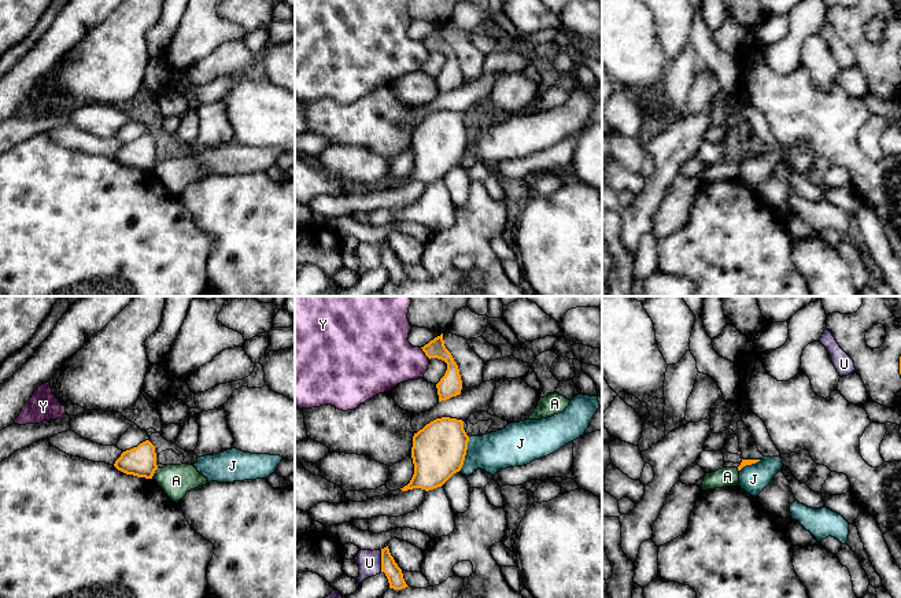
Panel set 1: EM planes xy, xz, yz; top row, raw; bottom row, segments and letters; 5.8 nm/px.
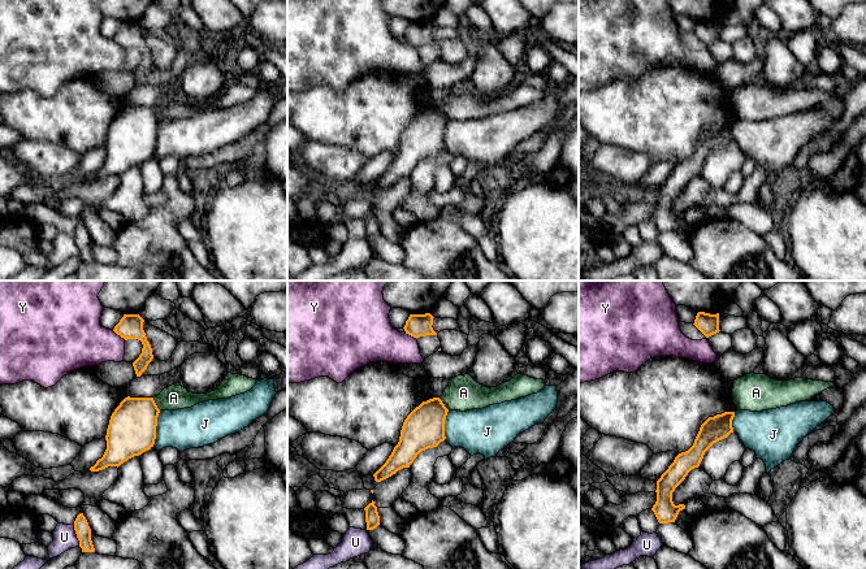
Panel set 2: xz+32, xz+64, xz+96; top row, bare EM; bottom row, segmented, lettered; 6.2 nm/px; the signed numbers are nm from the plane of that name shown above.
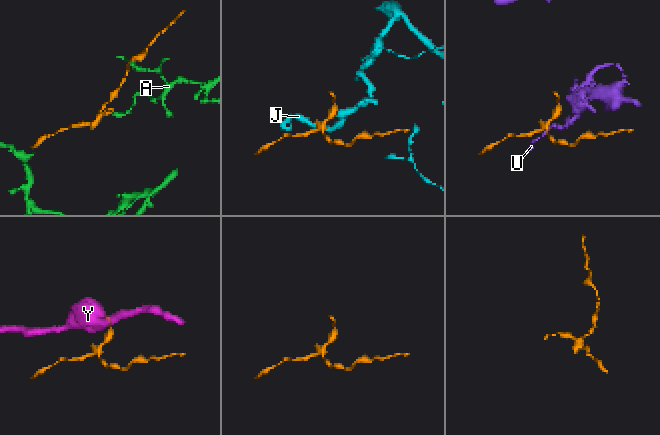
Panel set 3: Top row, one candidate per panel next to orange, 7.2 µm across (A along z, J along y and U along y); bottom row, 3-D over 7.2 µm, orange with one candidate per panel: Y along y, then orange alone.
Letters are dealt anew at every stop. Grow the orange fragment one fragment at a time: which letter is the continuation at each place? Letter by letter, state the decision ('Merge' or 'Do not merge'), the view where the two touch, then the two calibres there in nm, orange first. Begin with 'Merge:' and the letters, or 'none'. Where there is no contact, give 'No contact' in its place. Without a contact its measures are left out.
Merge: none
A: Do not merge. Touches orange in xy. Thickness 180 nm (orange) against 190 nm
J: Do not merge. Touches orange in xz. Thickness 320 nm (orange) against 220 nm
U: Do not merge. Touches orange in xz. Thickness 100 nm (orange) against 140 nm
Y: Do not merge. Touches orange in xz. Thickness 140 nm (orange) against 360 nm

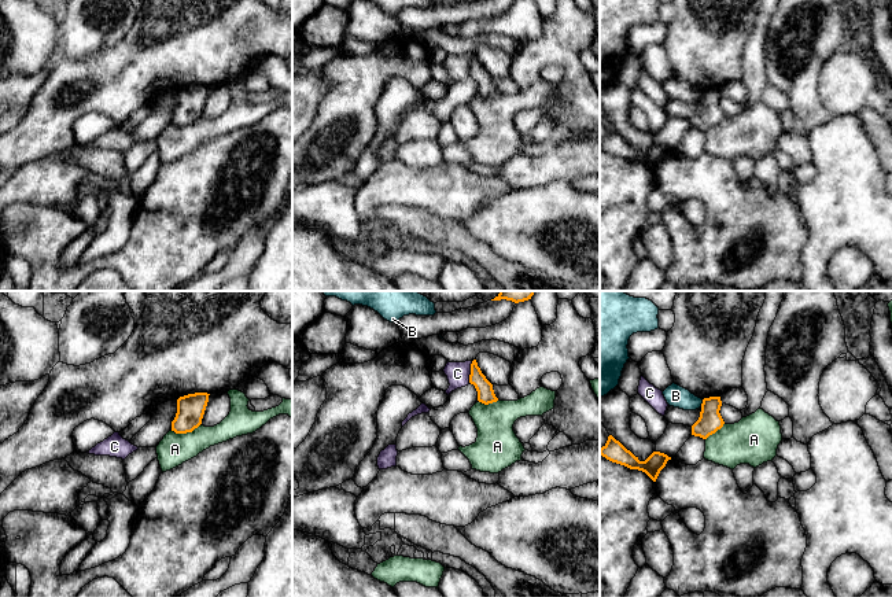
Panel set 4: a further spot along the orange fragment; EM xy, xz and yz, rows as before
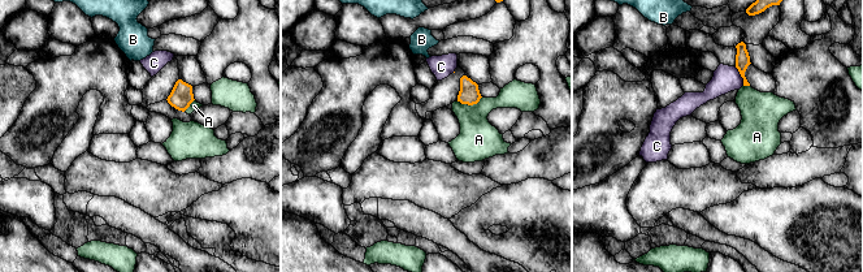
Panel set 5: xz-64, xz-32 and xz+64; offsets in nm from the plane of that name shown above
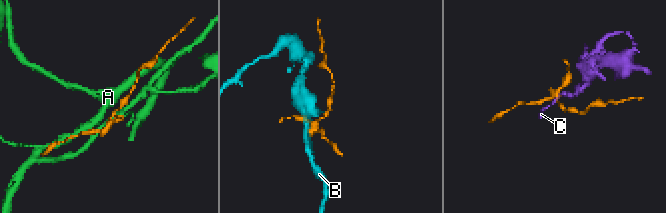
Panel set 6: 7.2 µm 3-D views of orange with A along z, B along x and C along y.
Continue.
Merge: B
A: Do not merge. Touches orange in xy. Thickness 160 nm (orange) against 190 nm
B: Merge. Touches orange in yz. Thickness 140 nm (orange) against 130 nm
C: Do not merge. Touches orange in xz. Thickness 100 nm (orange) against 130 nm

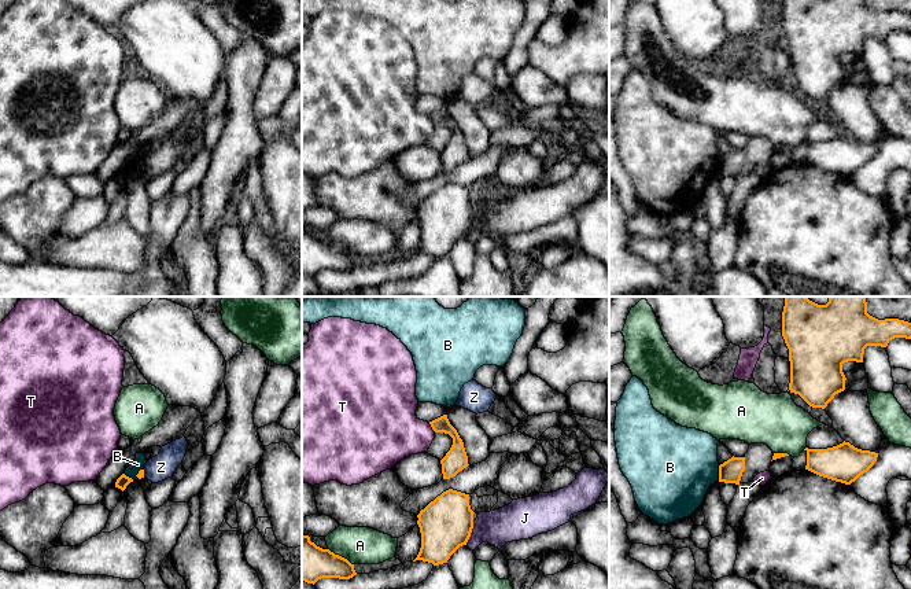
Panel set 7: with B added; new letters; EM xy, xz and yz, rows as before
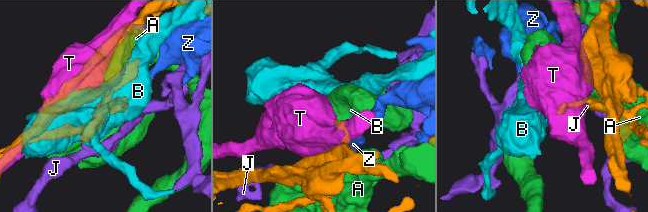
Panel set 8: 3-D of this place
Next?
Merge: none
A: Do not merge. Touches orange in xz. Thickness 240 nm (orange) against 220 nm
B: Do not merge. Touches orange in yz. Thickness 140 nm (orange) against 440 nm
J: Do not merge. Touches orange in xz. Thickness 300 nm (orange) against 220 nm
T: Do not merge. Touches orange in xz. Thickness 140 nm (orange) against 360 nm
Z: Do not merge. Touches orange in xy. Thickness 40 nm (orange) against 150 nm

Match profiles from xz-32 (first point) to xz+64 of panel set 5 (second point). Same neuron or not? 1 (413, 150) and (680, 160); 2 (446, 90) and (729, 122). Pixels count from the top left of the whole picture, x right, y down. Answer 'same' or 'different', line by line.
1: same
2: different

